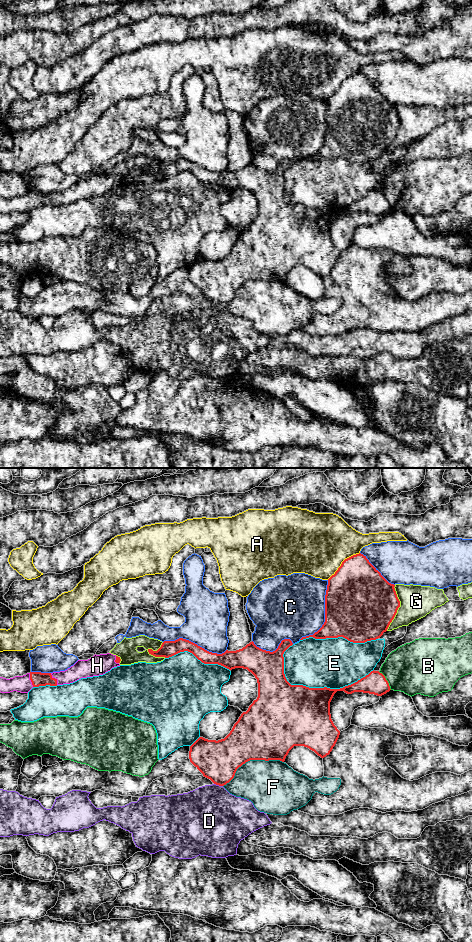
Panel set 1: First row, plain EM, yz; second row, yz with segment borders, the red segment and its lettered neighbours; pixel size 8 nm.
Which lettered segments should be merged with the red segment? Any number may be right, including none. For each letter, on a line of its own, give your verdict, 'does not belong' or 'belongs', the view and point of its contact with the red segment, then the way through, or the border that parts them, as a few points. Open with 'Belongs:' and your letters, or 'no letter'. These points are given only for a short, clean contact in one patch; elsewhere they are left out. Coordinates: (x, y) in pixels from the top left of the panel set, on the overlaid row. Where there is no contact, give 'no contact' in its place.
Belongs: H
A: does not belong | yz (342, 563)
B: does not belong | yz (386, 680)
C: does not belong | yz (325, 614)
D: does not belong | yz (218, 784) | along yz (214, 783), (222, 786)
E: does not belong | yz (317, 688)
F: does not belong | yz (251, 759)
G: does not belong | yz (398, 607)
H: belongs | yz (55, 679)

